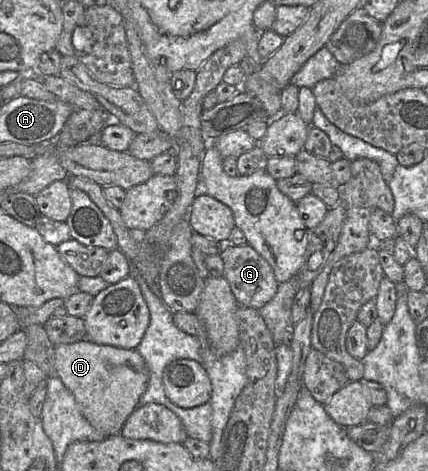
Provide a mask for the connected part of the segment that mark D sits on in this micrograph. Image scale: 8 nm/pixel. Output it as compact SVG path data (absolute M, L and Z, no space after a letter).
M88 339L54 345L55 375L73 394L86 420L106 437L120 430L148 387L150 372L135 349L98 345Z

